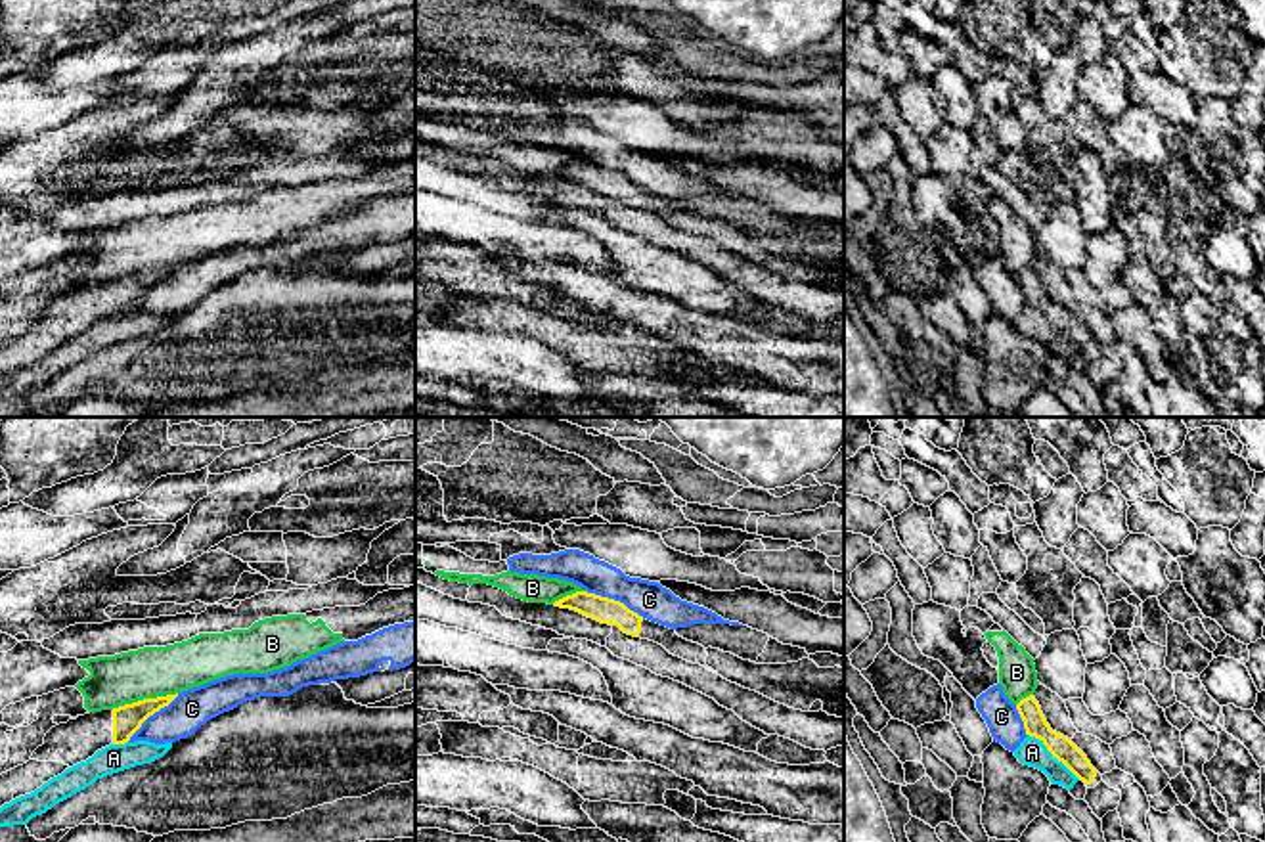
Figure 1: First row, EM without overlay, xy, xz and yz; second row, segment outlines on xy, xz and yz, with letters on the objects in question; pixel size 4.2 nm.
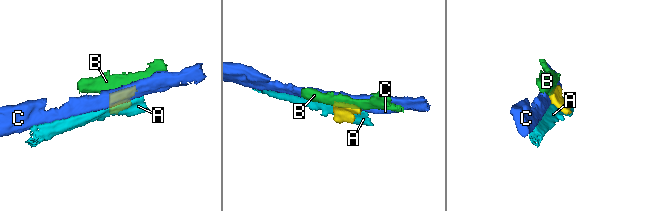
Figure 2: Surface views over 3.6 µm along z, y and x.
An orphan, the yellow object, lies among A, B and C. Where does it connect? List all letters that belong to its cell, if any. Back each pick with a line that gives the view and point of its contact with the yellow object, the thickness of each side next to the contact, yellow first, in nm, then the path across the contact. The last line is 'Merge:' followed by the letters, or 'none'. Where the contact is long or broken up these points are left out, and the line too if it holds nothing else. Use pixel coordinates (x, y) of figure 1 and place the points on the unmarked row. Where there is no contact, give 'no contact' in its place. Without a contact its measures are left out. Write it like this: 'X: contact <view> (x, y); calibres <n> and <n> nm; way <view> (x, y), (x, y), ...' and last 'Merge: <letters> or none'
Merge: none

